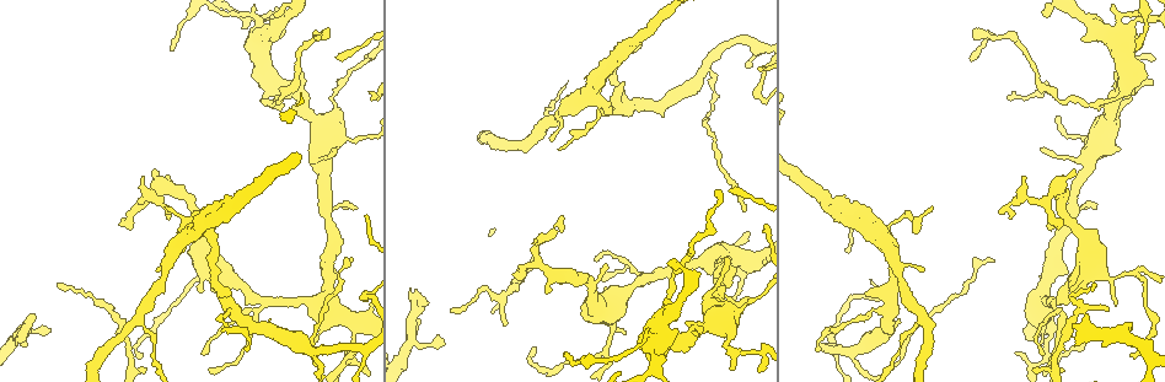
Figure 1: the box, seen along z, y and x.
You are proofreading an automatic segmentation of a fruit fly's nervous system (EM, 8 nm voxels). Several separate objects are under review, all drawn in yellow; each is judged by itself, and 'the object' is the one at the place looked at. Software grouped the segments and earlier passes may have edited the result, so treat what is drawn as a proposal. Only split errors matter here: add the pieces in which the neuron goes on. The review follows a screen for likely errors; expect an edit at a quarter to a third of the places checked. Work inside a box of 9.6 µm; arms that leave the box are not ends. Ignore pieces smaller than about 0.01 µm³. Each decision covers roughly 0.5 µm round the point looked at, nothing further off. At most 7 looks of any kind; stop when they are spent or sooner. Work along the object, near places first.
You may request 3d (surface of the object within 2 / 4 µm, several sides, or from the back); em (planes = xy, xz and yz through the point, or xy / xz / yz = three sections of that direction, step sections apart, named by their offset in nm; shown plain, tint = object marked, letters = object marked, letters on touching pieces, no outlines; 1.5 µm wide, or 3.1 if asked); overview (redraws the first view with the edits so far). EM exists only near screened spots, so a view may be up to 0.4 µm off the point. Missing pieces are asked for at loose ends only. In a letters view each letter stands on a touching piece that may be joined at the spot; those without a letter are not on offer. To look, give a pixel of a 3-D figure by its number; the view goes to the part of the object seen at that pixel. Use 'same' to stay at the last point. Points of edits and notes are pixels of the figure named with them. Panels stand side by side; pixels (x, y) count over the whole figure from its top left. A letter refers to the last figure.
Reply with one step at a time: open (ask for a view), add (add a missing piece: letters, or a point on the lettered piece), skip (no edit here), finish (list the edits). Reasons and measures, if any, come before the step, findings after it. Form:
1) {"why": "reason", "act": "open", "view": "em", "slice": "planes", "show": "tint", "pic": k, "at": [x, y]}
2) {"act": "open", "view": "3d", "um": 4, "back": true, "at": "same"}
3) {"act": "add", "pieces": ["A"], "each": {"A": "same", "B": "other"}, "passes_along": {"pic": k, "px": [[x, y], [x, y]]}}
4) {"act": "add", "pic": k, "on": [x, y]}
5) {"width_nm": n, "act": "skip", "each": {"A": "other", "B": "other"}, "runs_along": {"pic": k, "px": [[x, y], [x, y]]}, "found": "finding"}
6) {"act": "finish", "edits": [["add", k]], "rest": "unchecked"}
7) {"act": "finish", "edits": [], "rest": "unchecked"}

{"why": "tapers out", "act": "open", "view": "em", "slice": "yz", "step": 8, "show": "letters", "pic": 1, "at": [744, 208]}

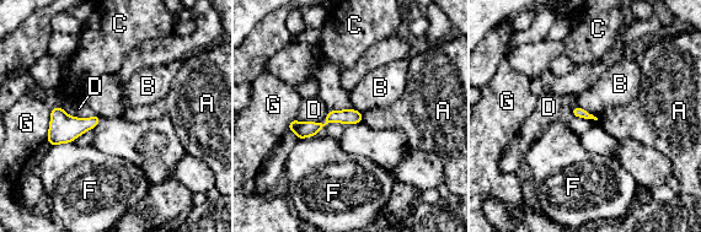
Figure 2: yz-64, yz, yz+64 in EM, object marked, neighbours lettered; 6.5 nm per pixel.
{"width_nm": 60, "act": "skip", "each": {"A": "other", "B": "other", "C": "other", "D": "other", "F": "other", "G": "other"}, "border": {"pic": 2, "px": [[573, 106], [582, 107], [597, 118]]}, "found": "no lettered piece goes on from it"}

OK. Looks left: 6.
{"why": "an open end", "act": "open", "view": "em", "slice": "xz", "step": 8, "show": "plain", "pic": 1, "at": [1041, 345]}

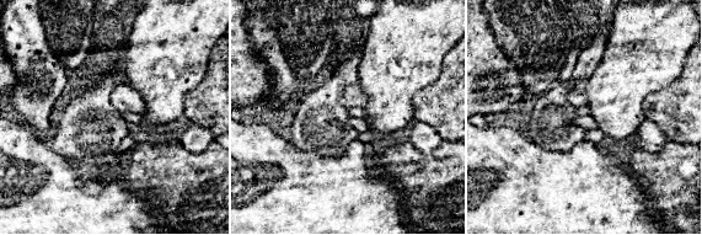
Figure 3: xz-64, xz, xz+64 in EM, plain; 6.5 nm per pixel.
{"why": "what lies round it", "act": "open", "view": "em", "slice": "xz", "step": 8, "show": "letters", "at": "same"}

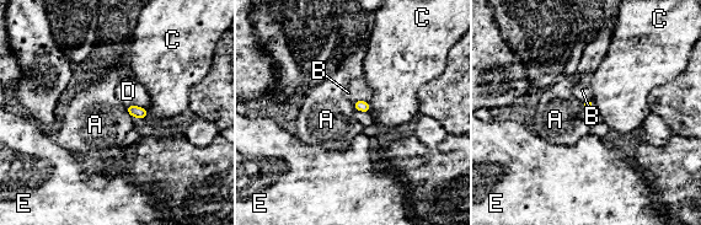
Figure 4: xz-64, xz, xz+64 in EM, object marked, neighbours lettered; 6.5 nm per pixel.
{"longest_contact_nm": ["D", 140], "act": "skip", "each": {"A": "other", "B": "other", "C": "other", "D": "other", "E": "other"}, "found": "no lettered piece goes on from it"}

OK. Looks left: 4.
{"why": "an open end", "act": "open", "view": "em", "slice": "planes", "show": "letters", "pic": 1, "at": [434, 338]}

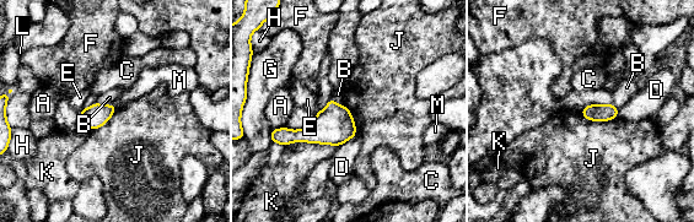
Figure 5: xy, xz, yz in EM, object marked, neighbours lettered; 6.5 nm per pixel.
{"act": "skip", "each": {"A": "other", "B": "other", "C": "other", "D": "other", "E": "other", "F": "other", "G": "other", "H": "other", "J": "other", "K": "other", "L": "other", "M": "other"}, "border": {"pic": 5, "px": [[82, 107], [80, 112]]}, "found": "no lettered piece goes on from it"}

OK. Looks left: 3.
{"act": "finish", "edits": [], "rest": "unchecked"}

